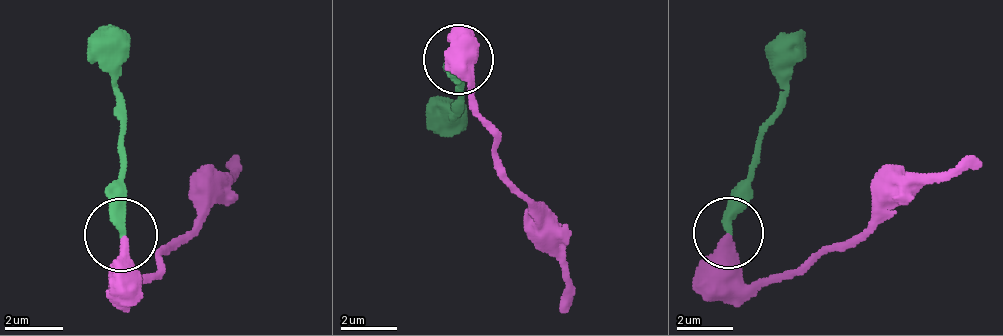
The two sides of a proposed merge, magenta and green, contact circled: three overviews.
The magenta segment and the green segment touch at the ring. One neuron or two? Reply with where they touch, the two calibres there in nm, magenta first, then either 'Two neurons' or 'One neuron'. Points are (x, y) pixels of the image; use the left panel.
Place: (121, 235). Thickness 440 nm (magenta) against 360 nm. One neuron

